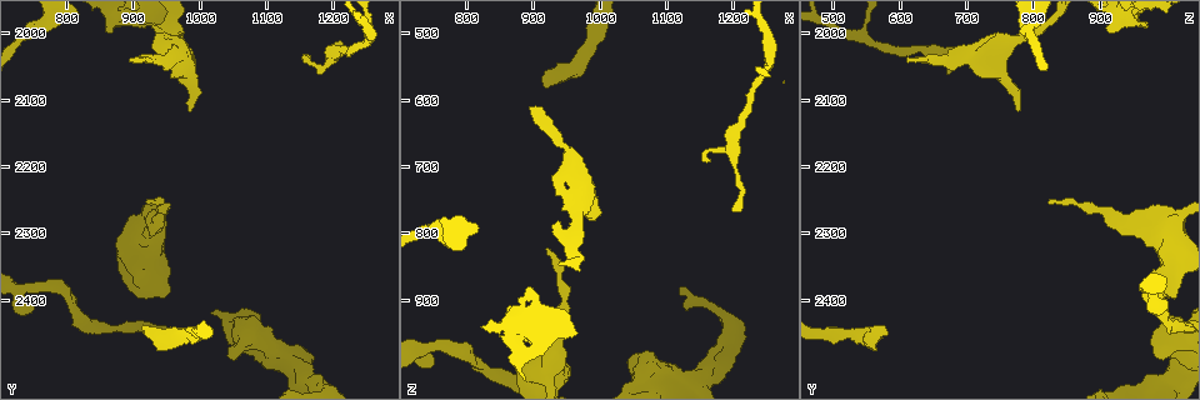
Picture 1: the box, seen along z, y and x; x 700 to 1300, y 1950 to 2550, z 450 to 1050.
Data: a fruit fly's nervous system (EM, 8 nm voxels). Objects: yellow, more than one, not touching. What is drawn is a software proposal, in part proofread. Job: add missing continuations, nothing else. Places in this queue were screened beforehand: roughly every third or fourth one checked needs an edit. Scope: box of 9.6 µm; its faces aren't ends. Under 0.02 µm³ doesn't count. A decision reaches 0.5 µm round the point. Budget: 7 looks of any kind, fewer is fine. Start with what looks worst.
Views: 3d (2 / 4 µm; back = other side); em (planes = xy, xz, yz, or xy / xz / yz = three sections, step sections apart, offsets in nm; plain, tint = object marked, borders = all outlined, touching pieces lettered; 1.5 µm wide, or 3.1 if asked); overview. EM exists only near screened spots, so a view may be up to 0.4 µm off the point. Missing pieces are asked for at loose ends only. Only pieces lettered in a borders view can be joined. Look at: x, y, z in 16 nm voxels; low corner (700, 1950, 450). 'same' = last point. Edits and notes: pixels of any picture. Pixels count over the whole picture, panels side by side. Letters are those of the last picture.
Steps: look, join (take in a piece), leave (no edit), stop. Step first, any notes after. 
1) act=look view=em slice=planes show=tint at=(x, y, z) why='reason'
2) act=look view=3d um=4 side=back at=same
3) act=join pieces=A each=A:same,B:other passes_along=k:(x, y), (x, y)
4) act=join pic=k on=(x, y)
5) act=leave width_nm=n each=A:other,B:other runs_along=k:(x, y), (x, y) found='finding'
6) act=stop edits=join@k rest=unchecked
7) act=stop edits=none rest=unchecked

act=look view=3d um=2 at=(985, 2115, 780) why='branch stops here'

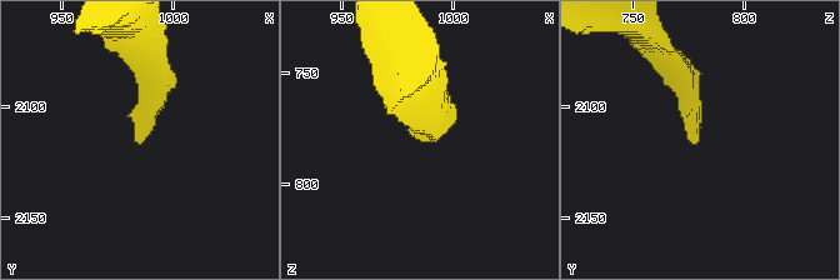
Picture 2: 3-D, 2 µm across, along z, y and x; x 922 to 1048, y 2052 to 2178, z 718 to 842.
act=look view=em slice=xy step=8 show=tint at=(983, 2117, 778) why='now the EM'

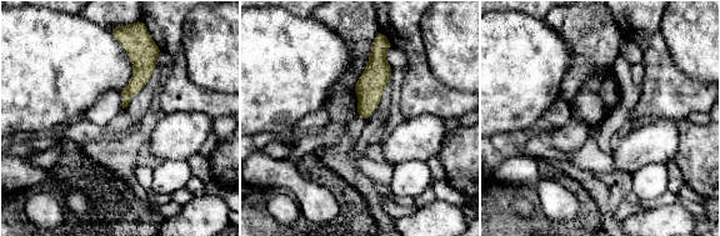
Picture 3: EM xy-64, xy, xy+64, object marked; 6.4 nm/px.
act=look view=em slice=planes show=borders at=same

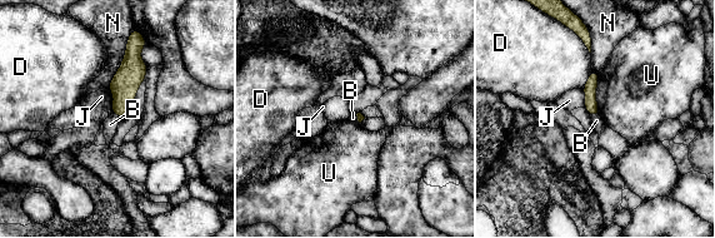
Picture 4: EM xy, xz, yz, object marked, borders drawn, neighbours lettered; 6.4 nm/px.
act=leave longest_contact=N:380nm each=B:other,D:other,J:other,N:other,U:other found='no lettered piece goes on from it'

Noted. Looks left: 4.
act=look view=em slice=planes show=plain at=(900, 2040, 615) why='tapers out'

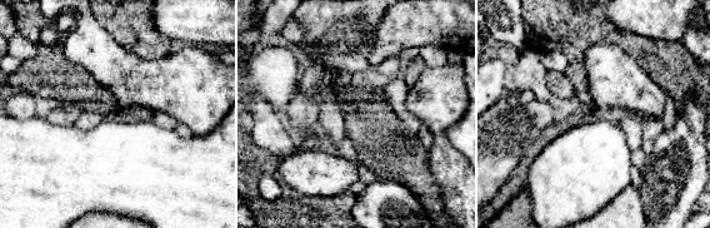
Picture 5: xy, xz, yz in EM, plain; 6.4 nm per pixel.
act=look view=em slice=planes show=borders at=same why='what lies round it'

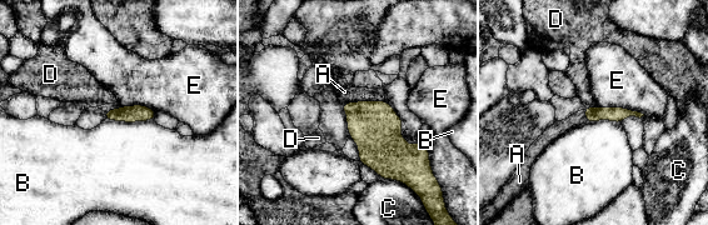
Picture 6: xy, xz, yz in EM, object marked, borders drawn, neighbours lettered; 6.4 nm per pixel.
act=join pieces=A each=A:same,B:other,C:other,D:other,E:other passes_along=6:(374, 126), (363, 101), (344, 91) found='it goes on there'

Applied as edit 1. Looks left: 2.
act=stop edits=join@6 rest=unchecked

